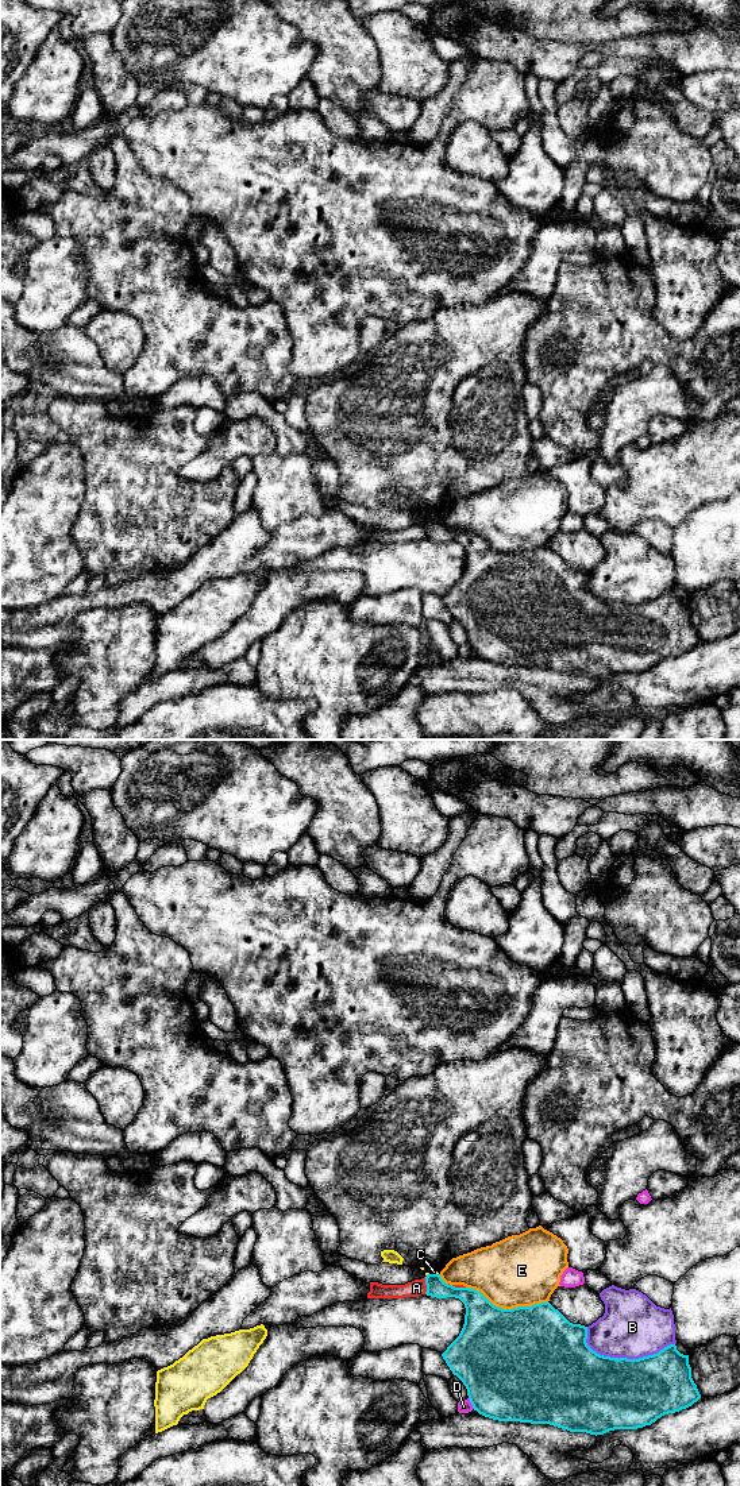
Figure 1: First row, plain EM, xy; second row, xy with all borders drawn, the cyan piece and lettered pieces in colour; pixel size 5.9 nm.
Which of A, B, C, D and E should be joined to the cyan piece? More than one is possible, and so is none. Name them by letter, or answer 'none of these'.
none of these

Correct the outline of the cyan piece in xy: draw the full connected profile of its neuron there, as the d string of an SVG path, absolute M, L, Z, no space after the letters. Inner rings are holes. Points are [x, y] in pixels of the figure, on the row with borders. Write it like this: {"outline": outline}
{"outline": "M427 1274L425 1285L427 1296L455 1297L465 1304L463 1328L442 1356L452 1374L466 1386L474 1410L485 1417L498 1421L550 1424L570 1432L597 1436L614 1429L637 1429L651 1425L662 1416L686 1409L701 1398L691 1378L689 1355L681 1354L675 1344L639 1359L604 1356L587 1346L587 1327L570 1323L548 1301L502 1309L475 1289L446 1284L440 1274Z"}

